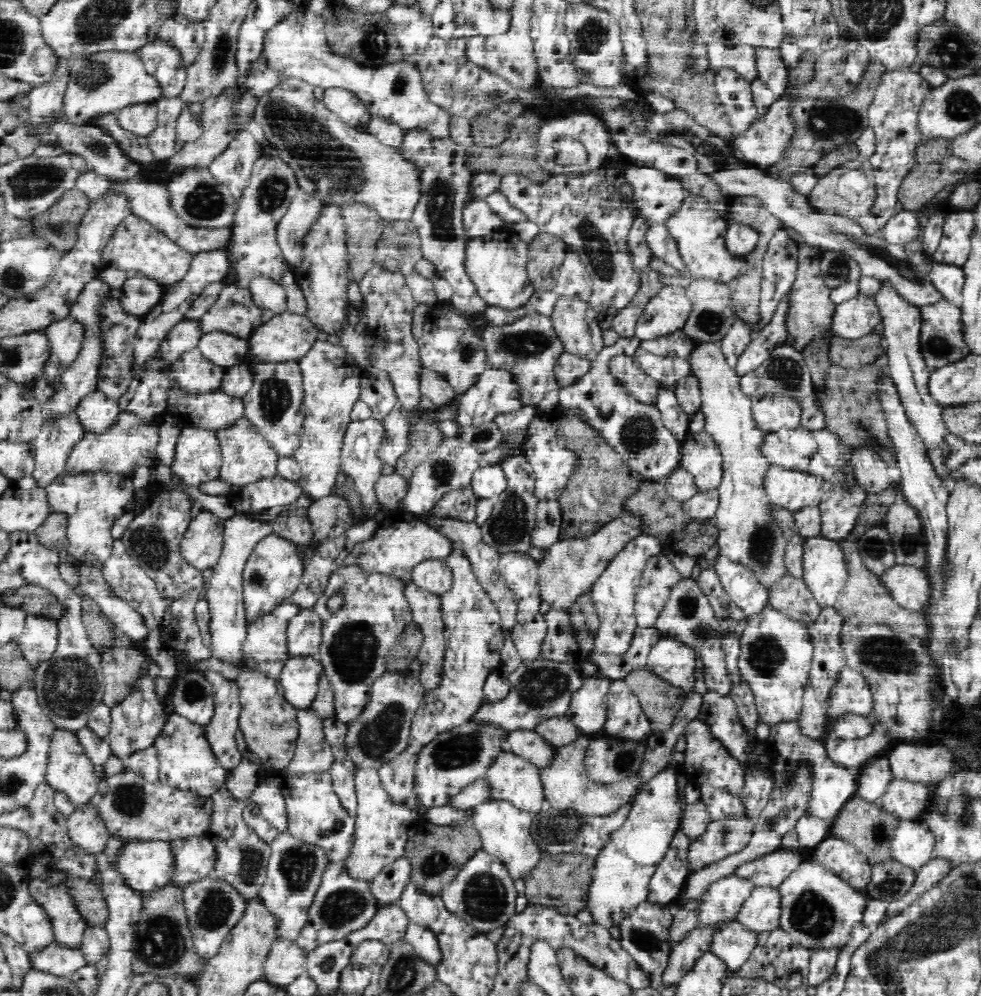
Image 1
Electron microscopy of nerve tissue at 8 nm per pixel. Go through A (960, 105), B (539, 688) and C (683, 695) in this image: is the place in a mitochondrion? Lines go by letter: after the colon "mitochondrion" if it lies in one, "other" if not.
A: mitochondrion
B: mitochondrion
C: other

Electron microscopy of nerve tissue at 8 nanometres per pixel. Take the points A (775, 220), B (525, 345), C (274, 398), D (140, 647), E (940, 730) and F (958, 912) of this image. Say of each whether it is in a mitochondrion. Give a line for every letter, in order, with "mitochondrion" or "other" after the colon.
A: other
B: mitochondrion
C: mitochondrion
D: other
E: other
F: mitochondrion

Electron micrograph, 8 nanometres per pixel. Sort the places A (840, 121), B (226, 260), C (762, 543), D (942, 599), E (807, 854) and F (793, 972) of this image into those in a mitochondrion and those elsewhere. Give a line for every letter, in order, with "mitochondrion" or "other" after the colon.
A: mitochondrion
B: other
C: mitochondrion
D: other
E: other
F: other

